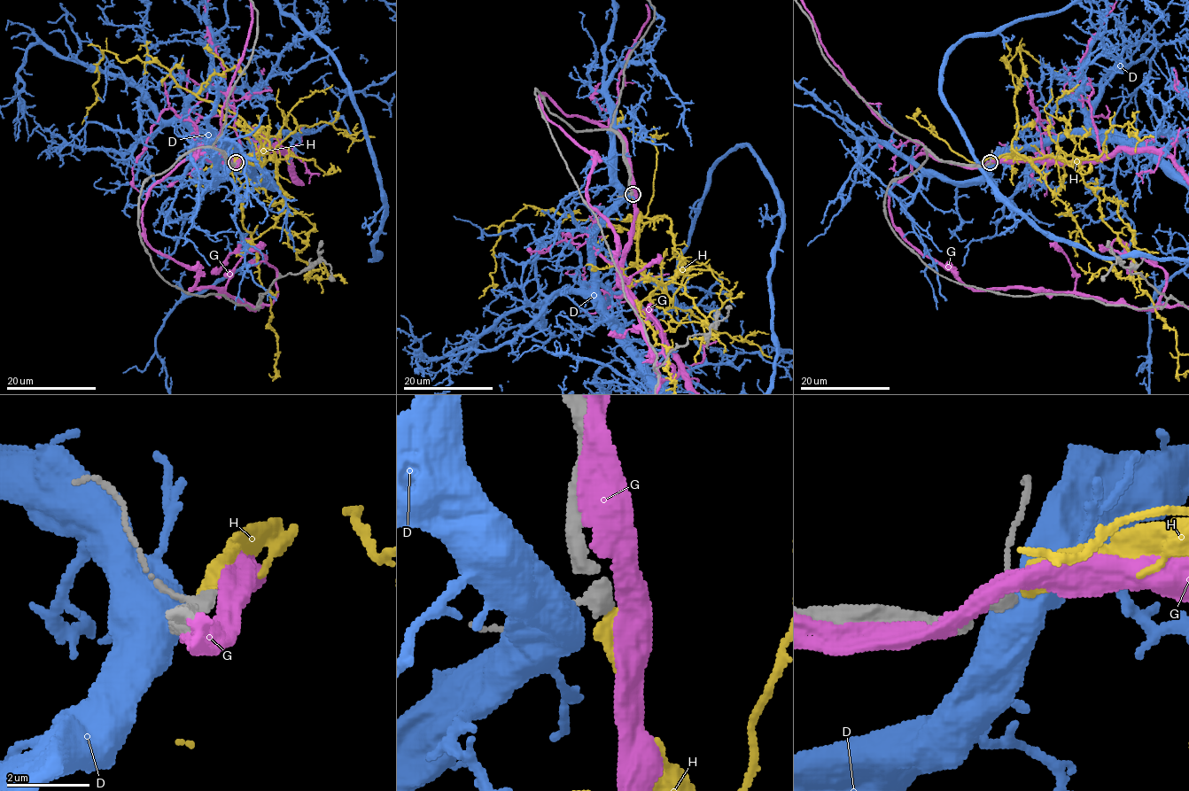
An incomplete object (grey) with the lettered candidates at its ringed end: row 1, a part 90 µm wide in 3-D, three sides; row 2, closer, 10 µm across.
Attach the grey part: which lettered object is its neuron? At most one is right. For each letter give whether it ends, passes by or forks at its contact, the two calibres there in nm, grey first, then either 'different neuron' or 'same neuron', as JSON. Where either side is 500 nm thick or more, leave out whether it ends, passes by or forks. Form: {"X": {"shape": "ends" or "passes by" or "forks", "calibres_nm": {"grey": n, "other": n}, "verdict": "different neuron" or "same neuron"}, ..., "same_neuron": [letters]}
{"D": {"calibres_nm": {"grey": 160, "other": 1050}, "verdict": "different neuron"}, "G": {"shape": "passes by", "calibres_nm": {"grey": 280, "other": 460}, "verdict": "different neuron"}, "H": {"shape": "ends", "calibres_nm": {"grey": 280, "other": 480}, "verdict": "same neuron"}, "same_neuron": ["H"]}

